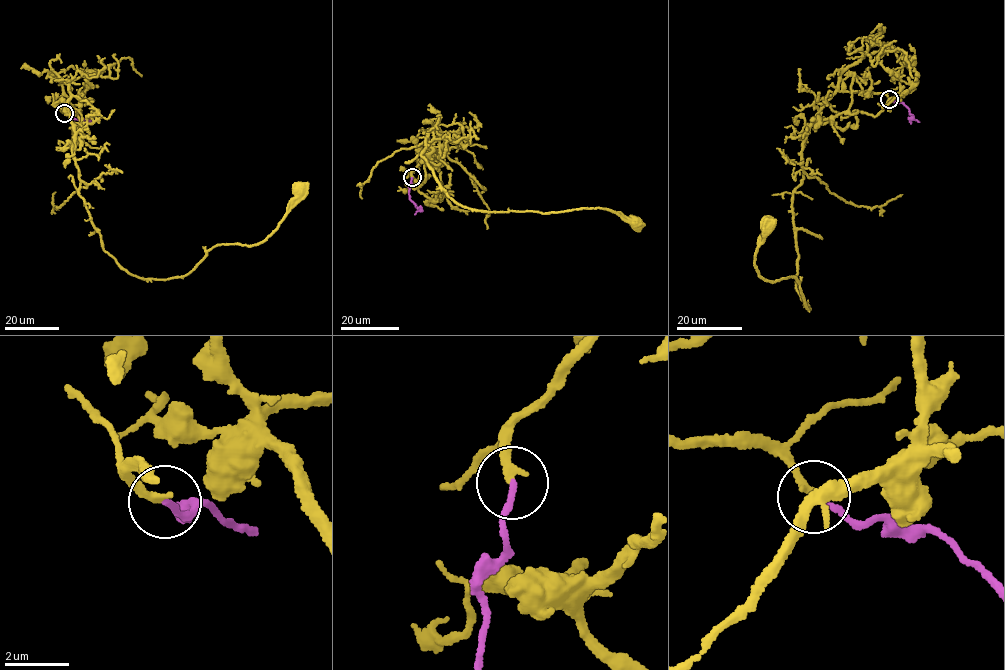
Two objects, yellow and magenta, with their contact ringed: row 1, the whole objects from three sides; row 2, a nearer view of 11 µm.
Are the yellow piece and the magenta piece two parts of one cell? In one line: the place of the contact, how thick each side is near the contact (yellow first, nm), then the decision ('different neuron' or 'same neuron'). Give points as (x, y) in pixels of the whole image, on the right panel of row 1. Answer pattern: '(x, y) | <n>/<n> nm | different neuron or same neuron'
(889, 99) | 260/190 nm | different neuron

